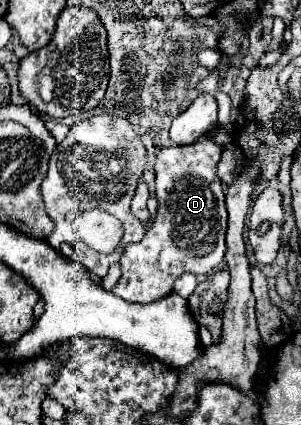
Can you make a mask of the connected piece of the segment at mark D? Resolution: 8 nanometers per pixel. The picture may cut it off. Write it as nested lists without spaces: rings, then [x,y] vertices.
[[[212,128],[208,134],[200,136],[194,144],[188,146],[174,146],[174,148],[164,148],[158,152],[156,160],[156,198],[158,198],[158,210],[152,220],[152,226],[146,230],[144,238],[140,242],[128,244],[120,256],[120,268],[122,276],[118,284],[112,288],[112,292],[128,302],[138,302],[138,304],[150,304],[156,302],[168,294],[172,294],[174,282],[184,274],[206,274],[214,266],[218,266],[224,258],[226,246],[224,246],[224,234],[226,234],[226,208],[224,208],[224,192],[222,192],[222,182],[216,174],[216,166],[220,162],[220,156],[224,148],[214,142],[214,132]]]

